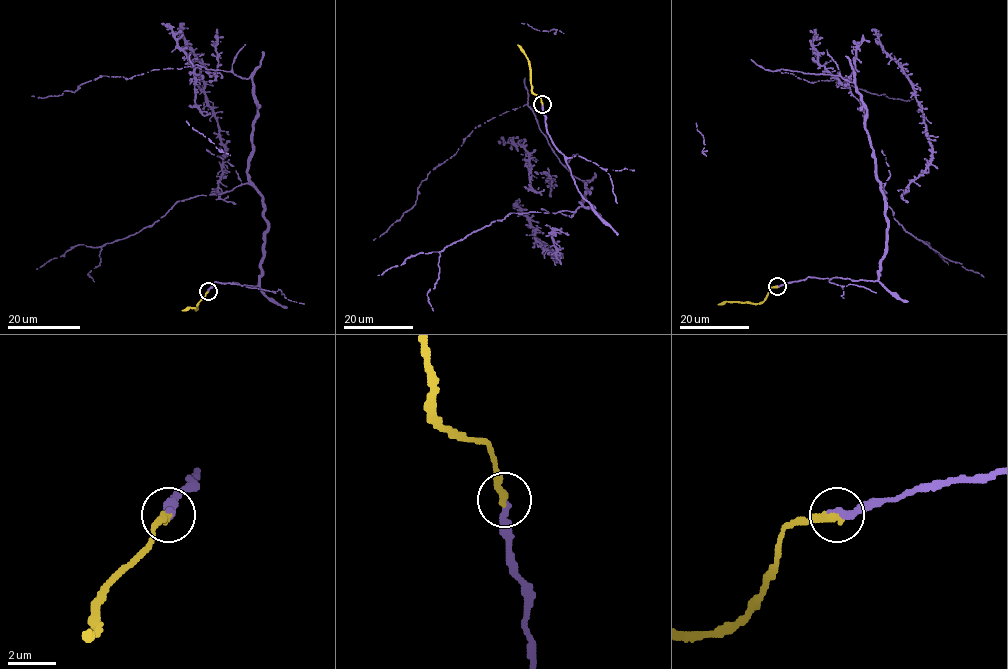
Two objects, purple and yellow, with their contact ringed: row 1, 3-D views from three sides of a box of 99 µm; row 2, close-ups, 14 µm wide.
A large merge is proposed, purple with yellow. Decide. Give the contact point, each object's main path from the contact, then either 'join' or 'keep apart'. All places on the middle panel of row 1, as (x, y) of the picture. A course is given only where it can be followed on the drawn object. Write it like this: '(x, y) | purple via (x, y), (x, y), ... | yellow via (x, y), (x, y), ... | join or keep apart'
(542, 104) | purple via (542, 104), (553, 145), (599, 215), (580, 202), (587, 185), (523, 105), (476, 126), (373, 240) | yellow via (542, 104), (539, 95), (532, 92), (528, 58), (517, 45) | join

